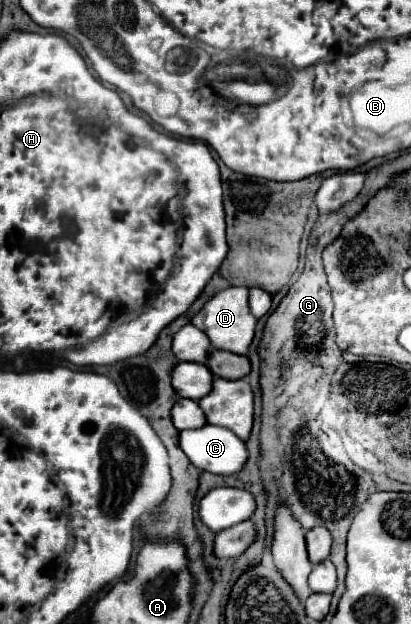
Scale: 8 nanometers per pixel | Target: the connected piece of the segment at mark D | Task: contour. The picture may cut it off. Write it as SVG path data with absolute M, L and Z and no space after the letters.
M226 288L218 292L194 316L192 324L208 334L214 348L236 352L236 354L248 354L248 348L254 340L254 330L256 330L256 318L248 308L248 288Z

